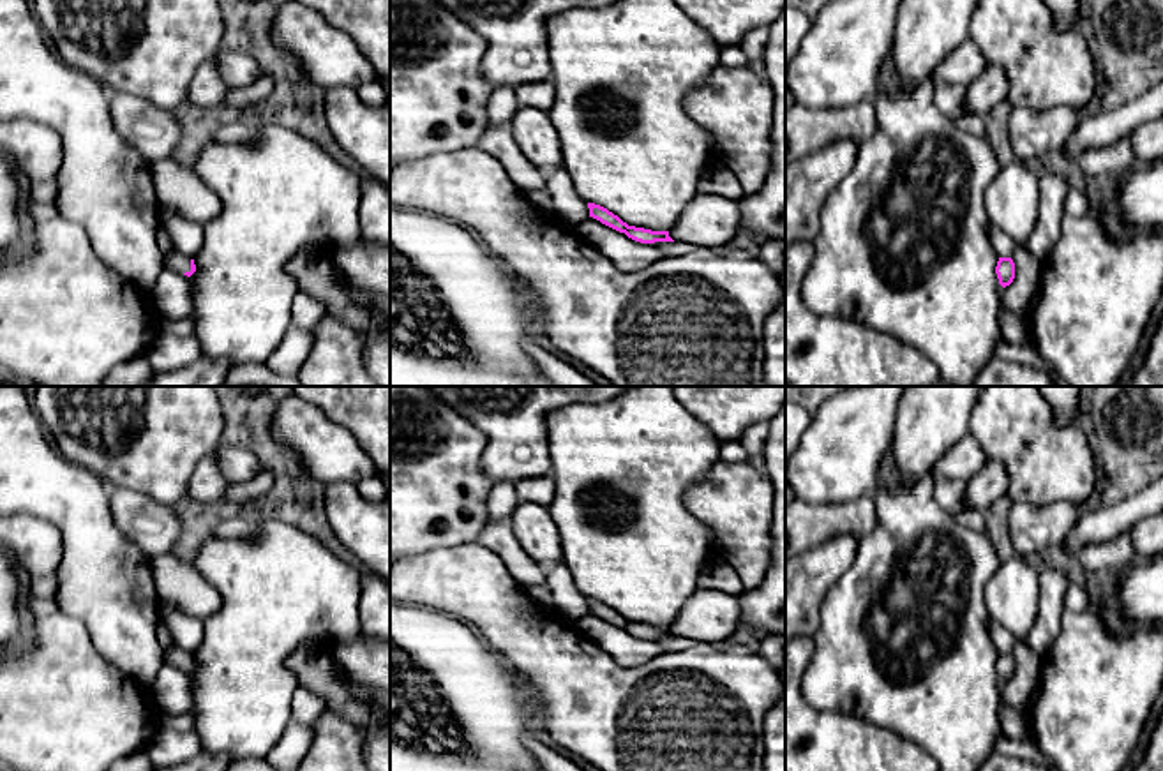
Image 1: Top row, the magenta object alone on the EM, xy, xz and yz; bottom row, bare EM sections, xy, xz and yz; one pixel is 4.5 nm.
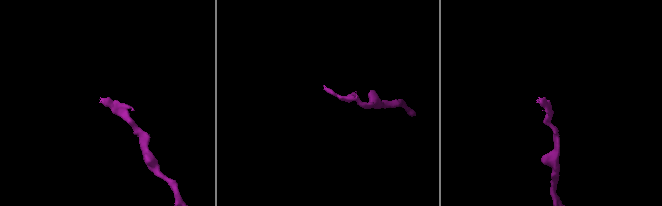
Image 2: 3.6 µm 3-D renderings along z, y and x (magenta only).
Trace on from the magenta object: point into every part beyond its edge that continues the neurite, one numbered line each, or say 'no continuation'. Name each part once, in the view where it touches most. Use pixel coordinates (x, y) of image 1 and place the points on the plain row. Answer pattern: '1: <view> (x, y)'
1: xy (175, 655)

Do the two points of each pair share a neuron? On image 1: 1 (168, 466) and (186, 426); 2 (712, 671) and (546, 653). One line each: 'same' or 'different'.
1: same
2: same

